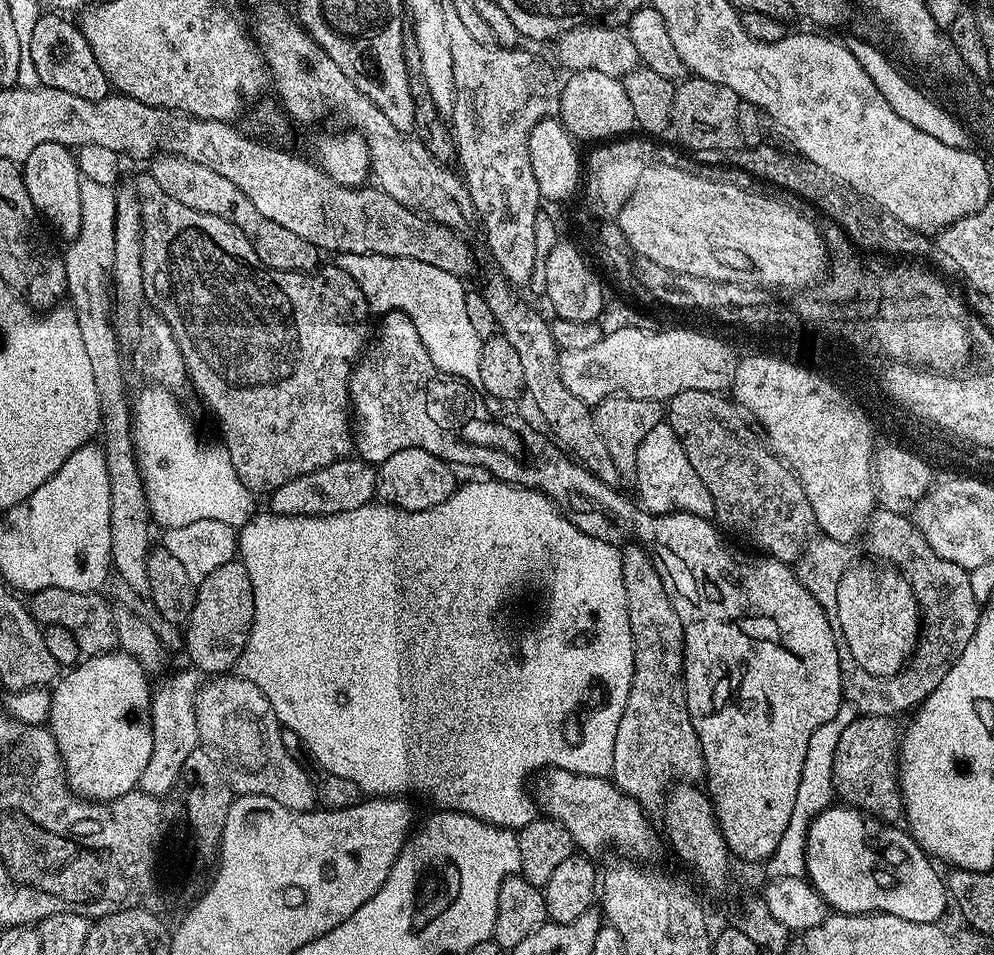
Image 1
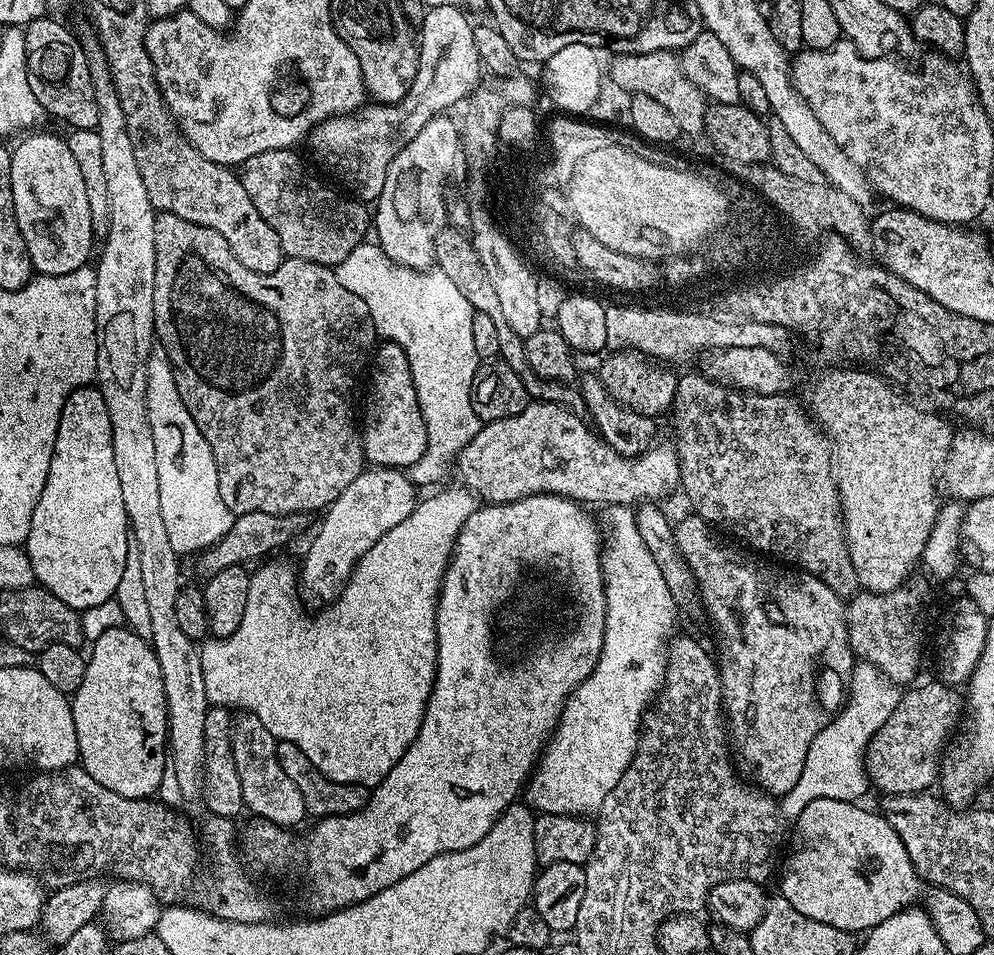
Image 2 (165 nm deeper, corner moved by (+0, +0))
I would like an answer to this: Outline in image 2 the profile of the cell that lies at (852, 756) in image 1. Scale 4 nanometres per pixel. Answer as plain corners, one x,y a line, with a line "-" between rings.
944,682
939,683
917,683
912,686
917,686
917,688
909,687
901,695
898,706
894,706
894,714
890,714
890,718
886,718
886,722
876,731
874,738
870,738
868,749
864,755
864,769
868,771
871,787
877,788
880,794
897,796
898,794
928,792
931,789
931,784
937,783
938,773
942,768
942,757
945,755
946,745
949,743
949,741
947,742
948,735
951,734
952,727
959,722
960,711
963,713
966,708
965,697
961,693
959,696
956,693
959,691
955,687

